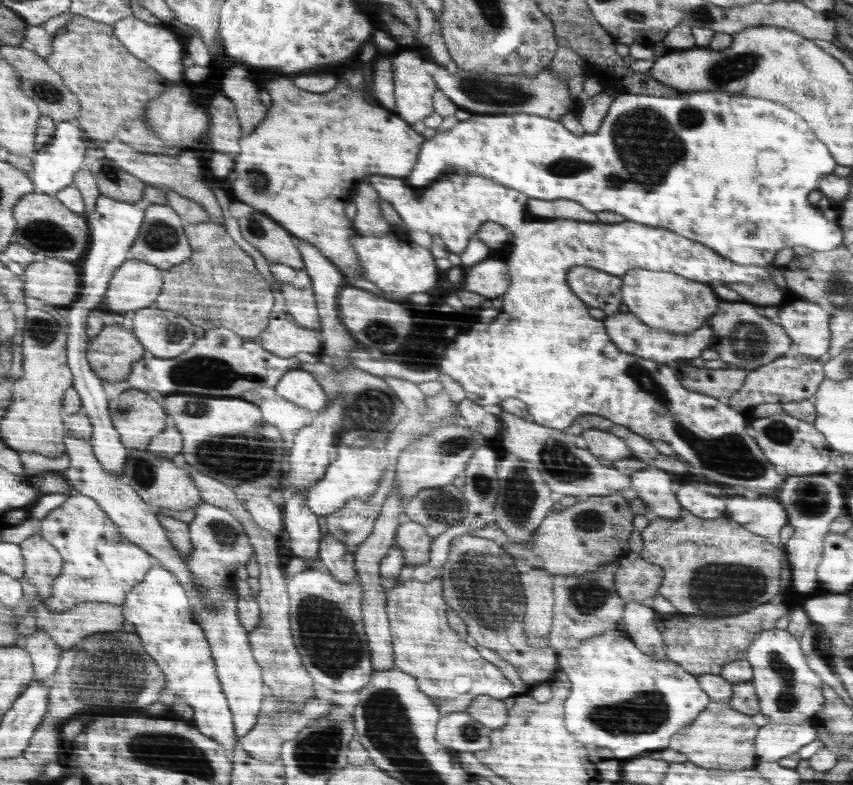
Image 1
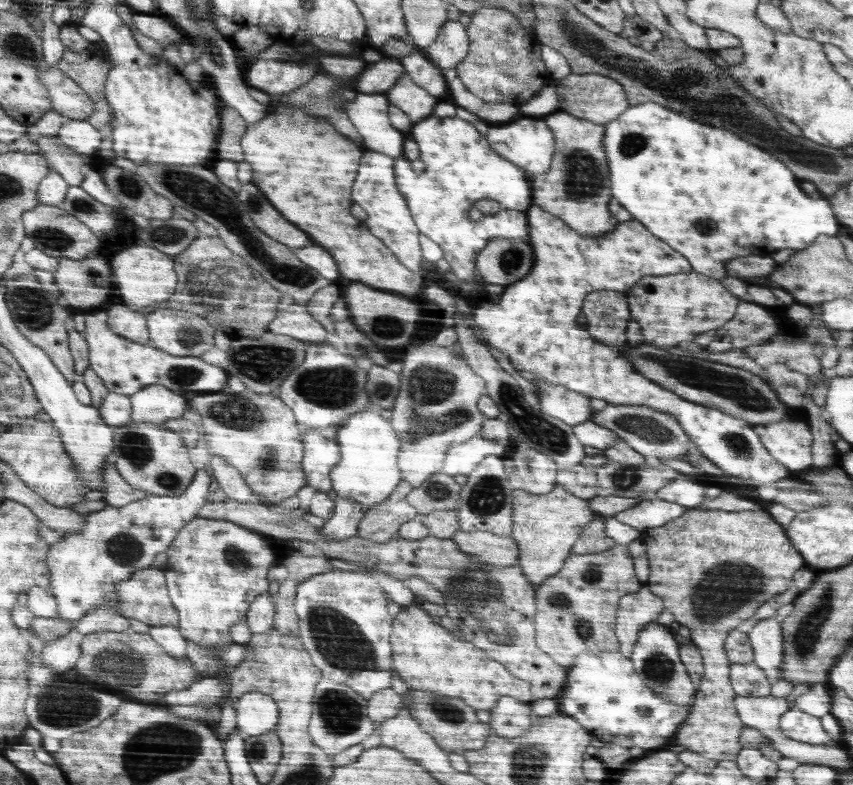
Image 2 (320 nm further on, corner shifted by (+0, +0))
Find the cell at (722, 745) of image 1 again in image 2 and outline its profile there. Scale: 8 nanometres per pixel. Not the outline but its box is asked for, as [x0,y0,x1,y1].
[639,510,806,761]

